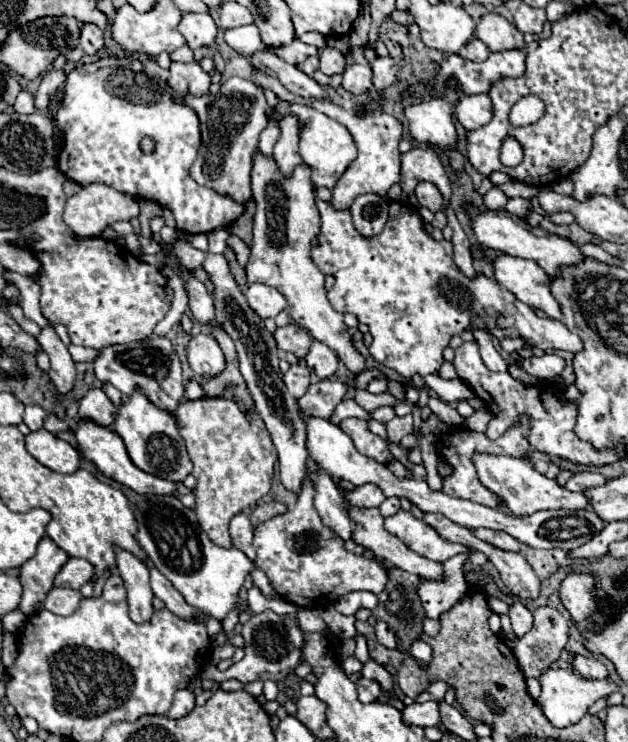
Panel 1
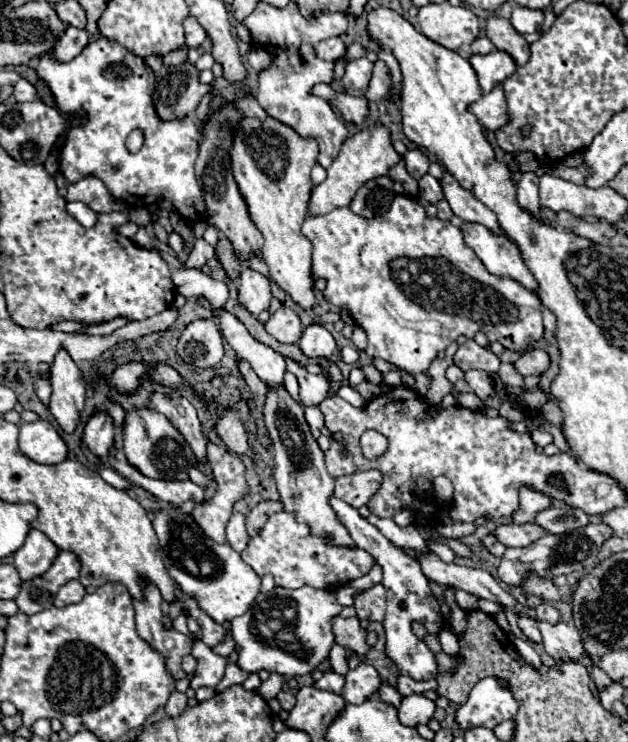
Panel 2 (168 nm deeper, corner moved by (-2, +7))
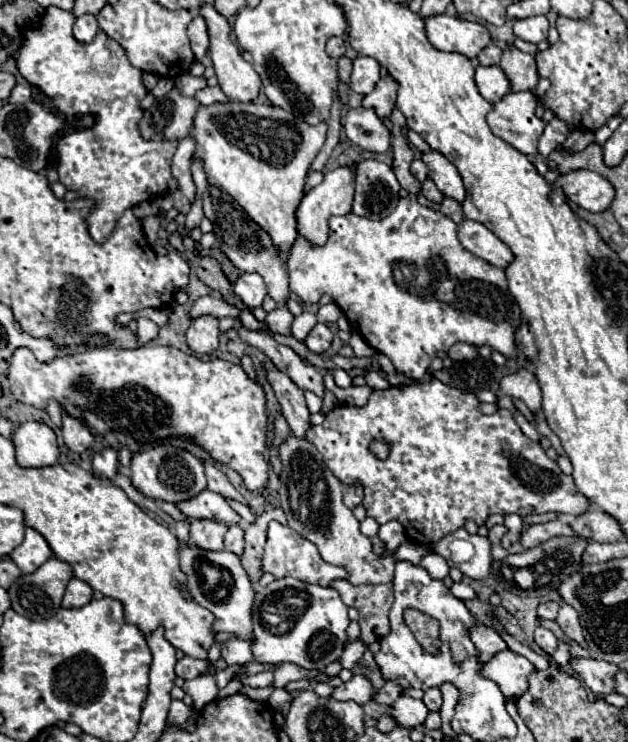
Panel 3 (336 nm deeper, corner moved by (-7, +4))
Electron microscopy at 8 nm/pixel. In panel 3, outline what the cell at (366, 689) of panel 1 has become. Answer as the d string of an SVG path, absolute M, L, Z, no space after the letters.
M353 676L349 682L343 682L339 684L335 690L333 690L333 698L335 700L353 700L357 704L365 704L367 700L373 698L373 686L371 682L365 678L365 676Z

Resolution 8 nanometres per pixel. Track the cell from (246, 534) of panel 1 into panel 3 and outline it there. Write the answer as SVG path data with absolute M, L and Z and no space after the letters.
M231 524L225 534L225 550L241 556L243 552L243 530L237 524Z

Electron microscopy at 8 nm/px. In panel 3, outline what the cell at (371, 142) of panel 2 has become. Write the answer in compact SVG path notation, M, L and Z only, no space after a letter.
M343 166L343 168L335 168L331 172L325 174L323 182L319 186L315 186L311 192L307 192L299 206L297 206L297 232L299 236L307 238L313 246L321 246L325 244L327 236L329 236L329 218L331 216L343 216L351 212L351 202L353 202L353 188L355 188L355 174L353 174L353 166Z

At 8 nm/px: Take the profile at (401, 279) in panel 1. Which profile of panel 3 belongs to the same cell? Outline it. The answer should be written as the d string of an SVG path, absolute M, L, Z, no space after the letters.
M415 194L401 198L397 208L383 220L361 218L353 212L333 216L329 220L327 244L313 248L299 236L291 248L287 266L291 292L307 304L319 302L323 294L329 294L351 320L353 330L357 330L377 352L387 354L395 370L409 378L421 380L431 366L431 358L457 342L491 346L505 358L517 356L515 330L521 324L521 310L507 288L505 272L469 256L459 244L457 224L441 212L421 206Z

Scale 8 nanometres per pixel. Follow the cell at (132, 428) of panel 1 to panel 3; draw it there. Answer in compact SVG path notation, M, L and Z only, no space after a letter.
M159 446L133 456L131 462L131 482L133 486L151 500L179 504L181 500L189 500L207 488L203 464L185 450L175 446Z

